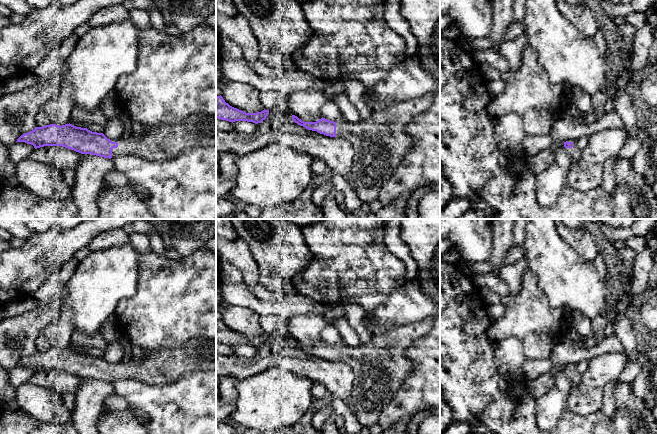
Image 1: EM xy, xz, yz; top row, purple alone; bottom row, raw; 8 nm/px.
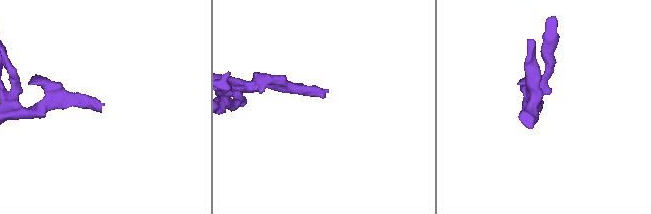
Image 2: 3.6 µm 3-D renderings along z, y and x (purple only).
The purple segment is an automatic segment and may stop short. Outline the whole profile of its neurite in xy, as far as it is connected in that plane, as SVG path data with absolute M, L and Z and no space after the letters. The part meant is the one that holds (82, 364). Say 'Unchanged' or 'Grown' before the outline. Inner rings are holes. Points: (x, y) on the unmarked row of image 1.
Grown. M196 338L179 347L148 351L142 349L143 360L132 358L124 363L110 364L103 357L92 356L87 352L72 348L62 350L50 348L35 351L34 354L21 359L16 366L31 368L35 373L44 370L63 370L81 378L91 378L111 383L119 379L134 379L148 385L165 385L178 380L184 373L195 370L216 370L216 340Z

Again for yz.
Grown. M581 361L577 364L568 364L564 366L565 374L568 376L573 386L578 386L581 382L583 374L589 365L589 361Z

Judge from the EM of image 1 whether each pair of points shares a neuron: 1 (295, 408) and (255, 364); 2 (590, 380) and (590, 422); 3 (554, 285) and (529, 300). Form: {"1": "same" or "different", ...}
{"1": "different", "2": "different", "3": "different"}

